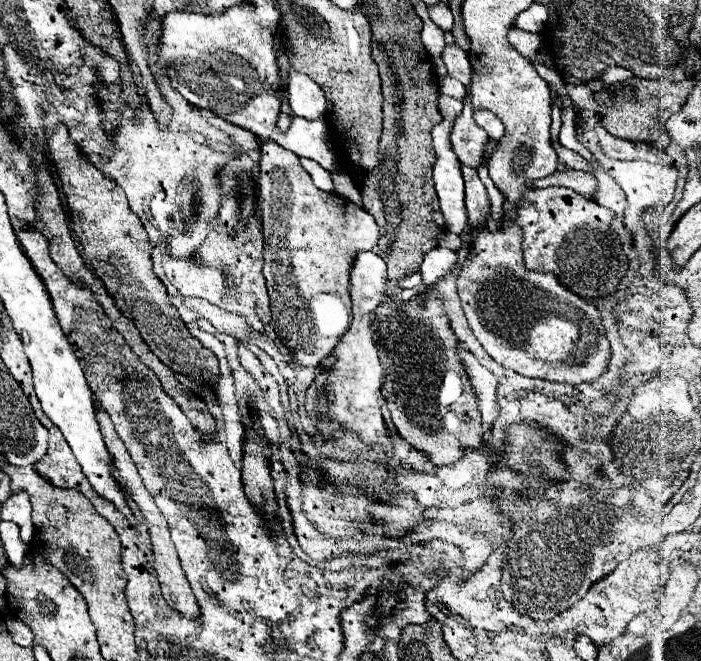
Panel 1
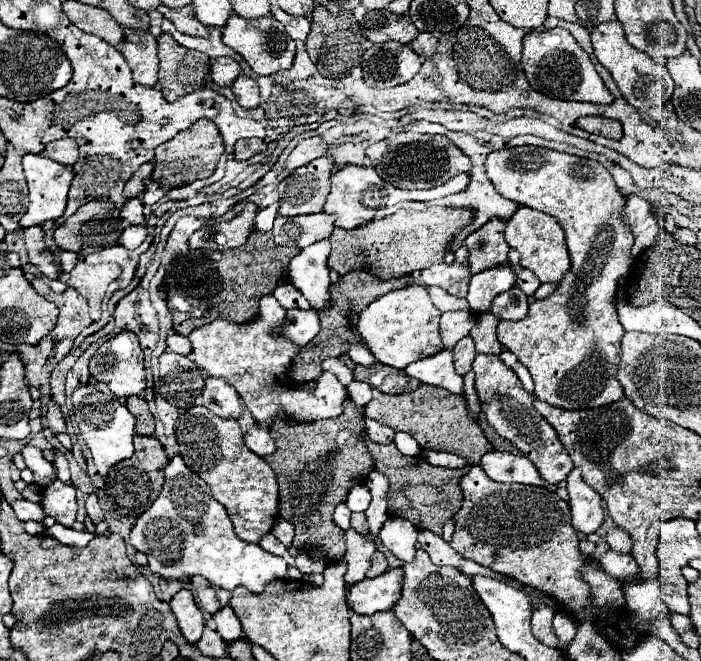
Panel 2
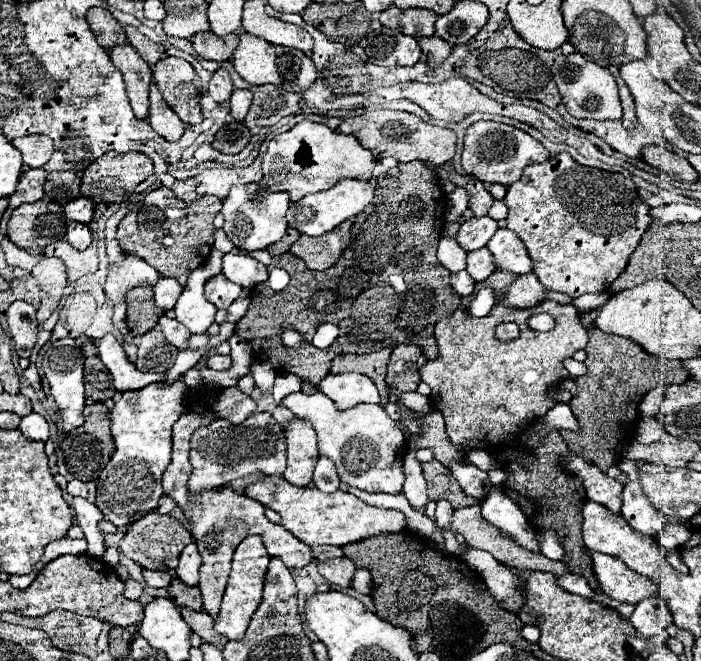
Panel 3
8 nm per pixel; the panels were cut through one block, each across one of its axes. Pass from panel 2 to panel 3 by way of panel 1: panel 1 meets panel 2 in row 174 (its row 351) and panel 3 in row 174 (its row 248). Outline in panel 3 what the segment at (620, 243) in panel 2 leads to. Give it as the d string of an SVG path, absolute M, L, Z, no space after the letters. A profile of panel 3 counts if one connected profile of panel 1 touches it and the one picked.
M480 120L474 122L464 136L464 152L462 152L462 168L472 174L480 182L490 182L490 184L502 184L510 186L516 180L520 180L522 170L534 162L544 162L550 158L550 152L532 136L526 132L506 126L500 122L488 122Z

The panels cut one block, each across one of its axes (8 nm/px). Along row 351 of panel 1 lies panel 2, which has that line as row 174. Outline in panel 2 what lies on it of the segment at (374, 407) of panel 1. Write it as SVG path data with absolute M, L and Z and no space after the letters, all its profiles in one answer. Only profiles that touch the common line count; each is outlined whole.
M348 164L342 170L334 172L330 180L332 180L332 188L326 198L324 212L338 216L336 224L334 224L336 228L348 228L348 230L358 228L360 224L366 224L368 220L372 220L376 216L378 208L386 206L386 198L388 198L388 192L384 188L386 182L376 174L374 168Z

